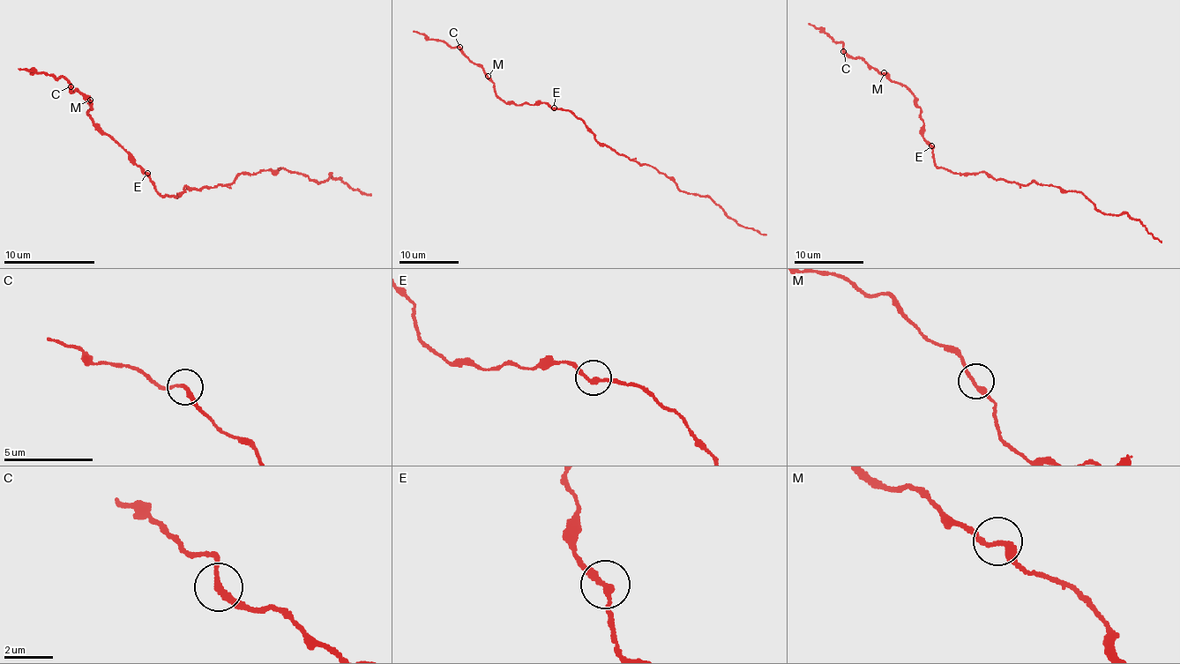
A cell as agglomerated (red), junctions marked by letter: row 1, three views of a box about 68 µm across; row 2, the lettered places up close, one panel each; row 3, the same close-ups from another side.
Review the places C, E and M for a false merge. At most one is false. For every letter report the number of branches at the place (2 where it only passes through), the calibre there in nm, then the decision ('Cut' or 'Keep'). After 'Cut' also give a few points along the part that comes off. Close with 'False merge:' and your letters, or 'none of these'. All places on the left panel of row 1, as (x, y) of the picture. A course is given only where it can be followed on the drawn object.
C: Branches: 2. Thickness 240 nm. Keep
E: Branches: 2. Thickness 220 nm. Keep
M: Branches: 2. Thickness 260 nm. Keep
False merge: none of these

